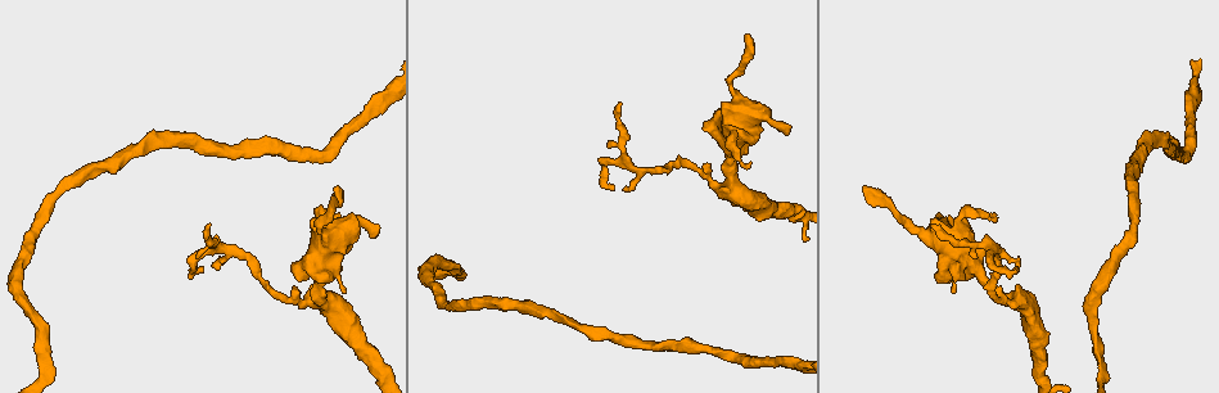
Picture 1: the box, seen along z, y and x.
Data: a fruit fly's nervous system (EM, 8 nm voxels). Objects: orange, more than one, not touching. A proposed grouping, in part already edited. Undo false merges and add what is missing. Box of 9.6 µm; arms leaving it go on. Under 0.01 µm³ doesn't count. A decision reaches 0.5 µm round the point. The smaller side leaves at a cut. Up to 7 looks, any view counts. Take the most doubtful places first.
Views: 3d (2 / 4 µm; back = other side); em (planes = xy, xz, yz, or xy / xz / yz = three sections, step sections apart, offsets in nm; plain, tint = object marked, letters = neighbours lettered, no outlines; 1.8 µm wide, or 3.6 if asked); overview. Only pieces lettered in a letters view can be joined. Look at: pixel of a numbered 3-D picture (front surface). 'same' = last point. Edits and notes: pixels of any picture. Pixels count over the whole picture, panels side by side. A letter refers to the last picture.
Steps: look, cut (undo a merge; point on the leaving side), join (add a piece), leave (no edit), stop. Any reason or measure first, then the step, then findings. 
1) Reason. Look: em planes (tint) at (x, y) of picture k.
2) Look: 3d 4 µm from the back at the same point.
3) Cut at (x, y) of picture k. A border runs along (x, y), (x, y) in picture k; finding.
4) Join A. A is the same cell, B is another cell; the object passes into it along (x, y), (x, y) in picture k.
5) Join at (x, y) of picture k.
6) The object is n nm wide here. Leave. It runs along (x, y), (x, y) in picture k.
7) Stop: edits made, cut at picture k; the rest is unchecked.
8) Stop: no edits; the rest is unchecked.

Branch stops here. Look: 3d 4 µm from the back at (932, 226) of picture 1.

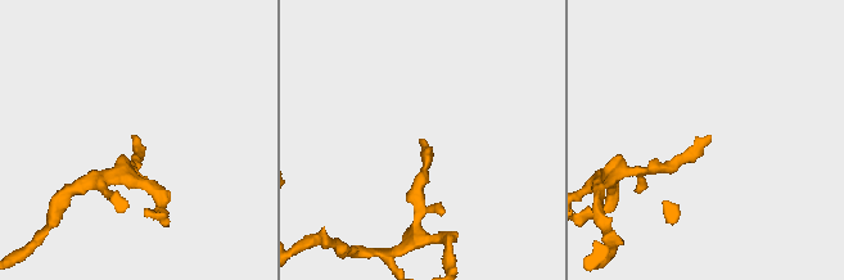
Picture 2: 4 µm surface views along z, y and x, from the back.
Look: em planes (plain) at (133, 135) of picture 2.

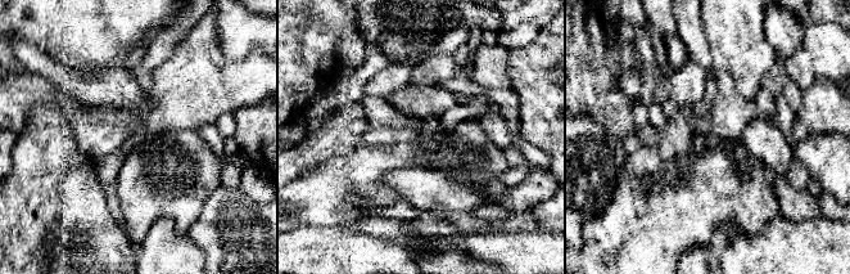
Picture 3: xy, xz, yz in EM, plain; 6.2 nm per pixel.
See the neighbours. Look: em planes (letters) at the same point.

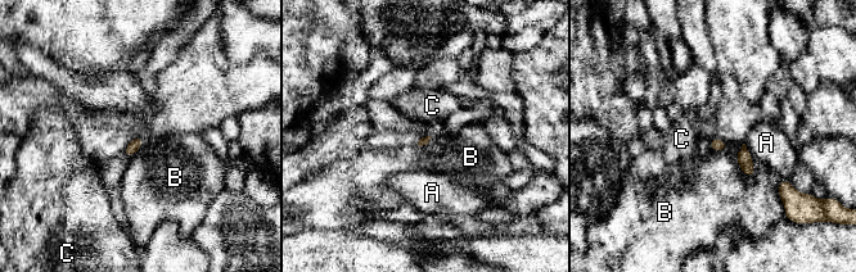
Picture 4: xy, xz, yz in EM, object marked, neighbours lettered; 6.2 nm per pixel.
The longest contact is with B, 220 nm. Leave. A, B and C are other cells; none of them fits.

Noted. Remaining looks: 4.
Thin end. Look: em xz step 4 (tint) at (336, 187) of picture 1.

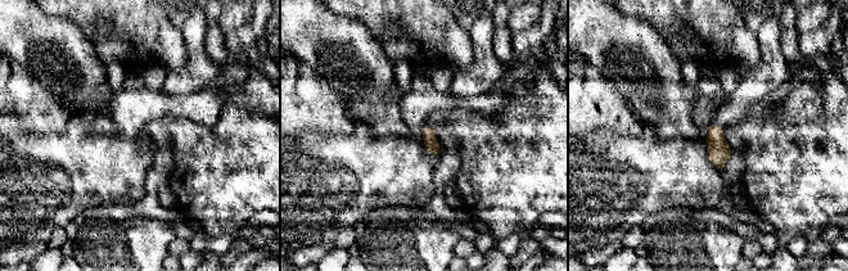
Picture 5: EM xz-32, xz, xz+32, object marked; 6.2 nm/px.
Another direction. Look: em planes (letters) at the same point.

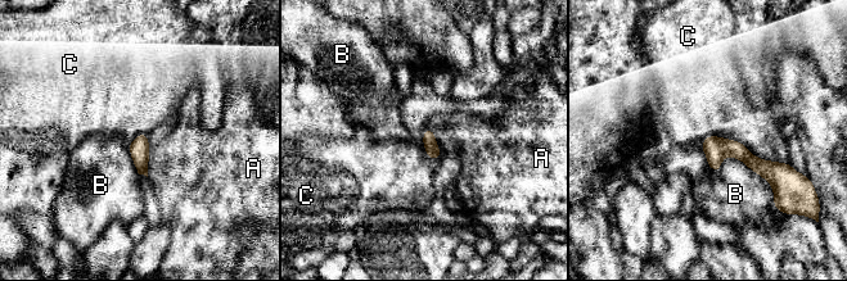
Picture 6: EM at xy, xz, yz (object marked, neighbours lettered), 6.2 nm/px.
Leave. A, B and C are other cells; a border runs along (701, 143), (735, 139), (788, 163) in picture 6; no lettered piece goes on from it.

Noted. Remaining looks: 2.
Thick end. Look: em xy step 8 (letters) at (709, 124) of picture 1.

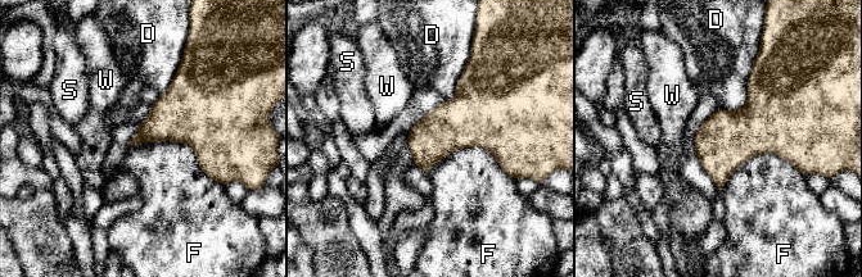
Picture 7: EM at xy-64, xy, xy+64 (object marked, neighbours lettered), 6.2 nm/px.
Look: em planes (letters) at the same point.

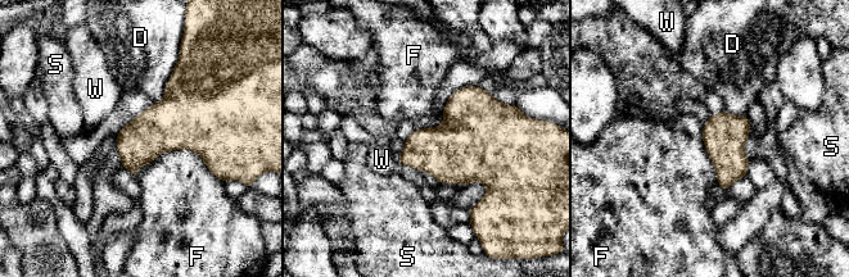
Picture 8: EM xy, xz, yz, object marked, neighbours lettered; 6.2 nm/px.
Leave. D, F, S and W are other cells; a border runs along (134, 175), (189, 149), (218, 180) in picture 8; none of them fits.

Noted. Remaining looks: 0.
Stop: no edits; the rest is unchecked.

